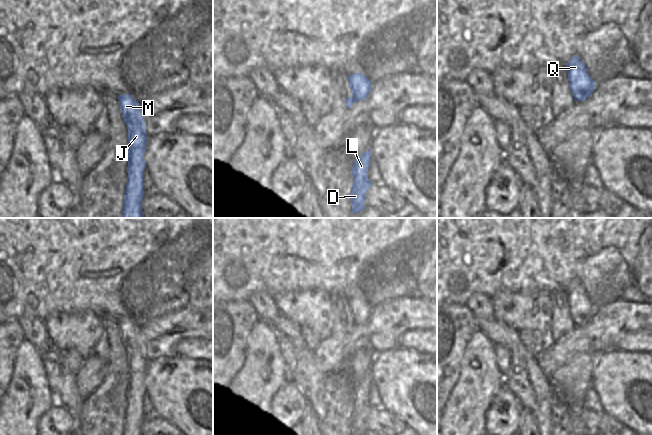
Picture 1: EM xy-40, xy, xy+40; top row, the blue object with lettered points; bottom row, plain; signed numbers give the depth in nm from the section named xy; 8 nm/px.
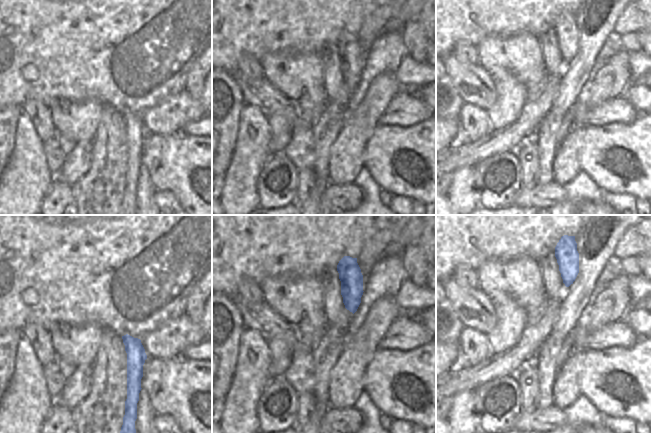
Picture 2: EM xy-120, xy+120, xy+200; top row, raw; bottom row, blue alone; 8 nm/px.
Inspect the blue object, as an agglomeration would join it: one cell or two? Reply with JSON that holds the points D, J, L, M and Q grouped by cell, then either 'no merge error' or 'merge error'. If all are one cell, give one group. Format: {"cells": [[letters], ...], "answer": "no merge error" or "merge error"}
{"cells": [["D", "J", "L", "M", "Q"]], "answer": "no merge error"}

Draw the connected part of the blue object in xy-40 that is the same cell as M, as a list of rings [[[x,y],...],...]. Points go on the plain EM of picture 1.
[[[129,317],[119,319],[120,334],[128,352],[128,406],[122,435],[142,435],[146,386],[146,348],[140,327]]]

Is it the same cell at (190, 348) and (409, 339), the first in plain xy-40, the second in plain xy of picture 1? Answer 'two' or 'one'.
one

